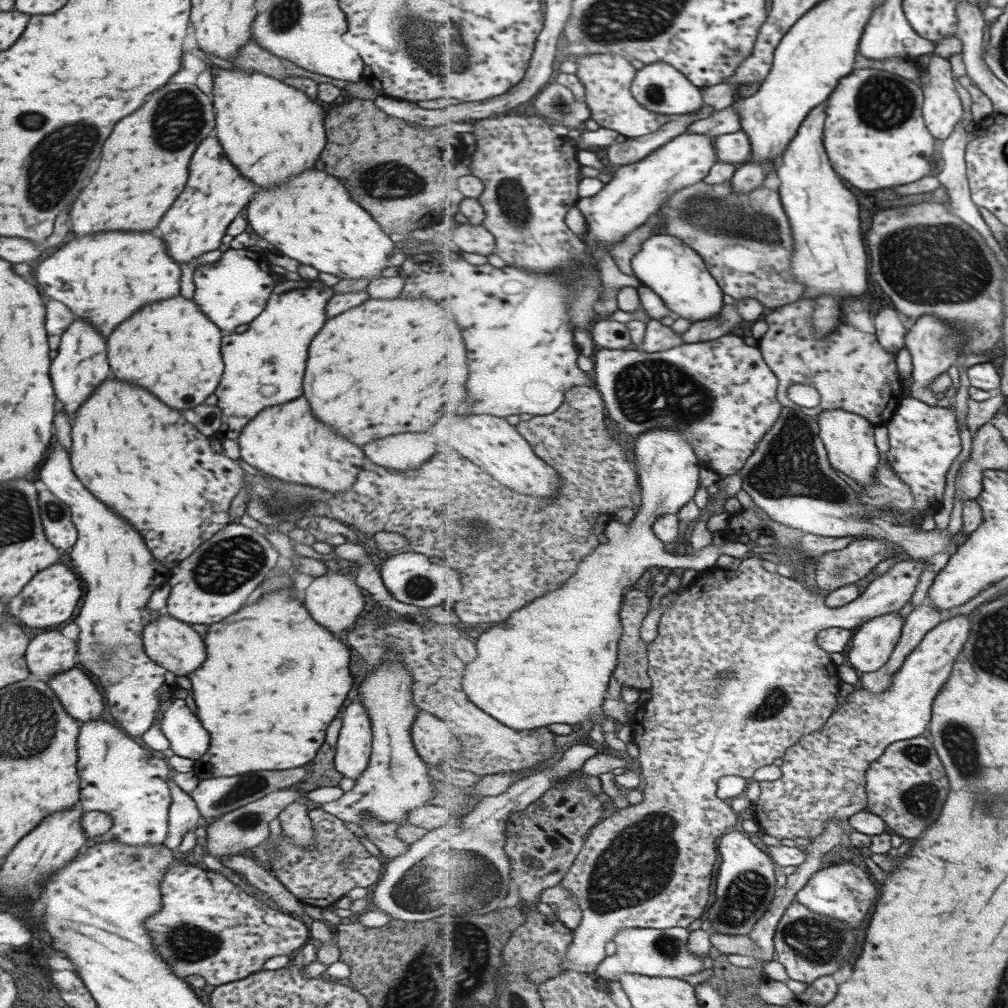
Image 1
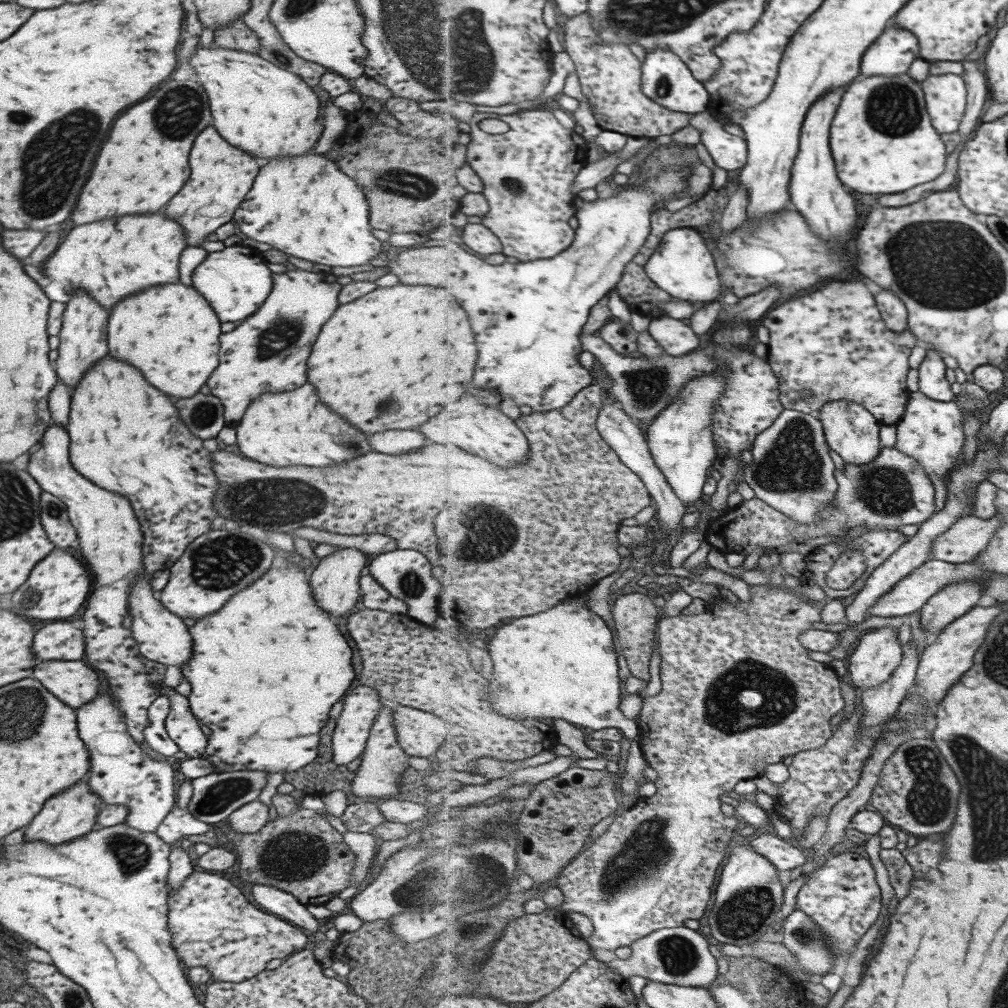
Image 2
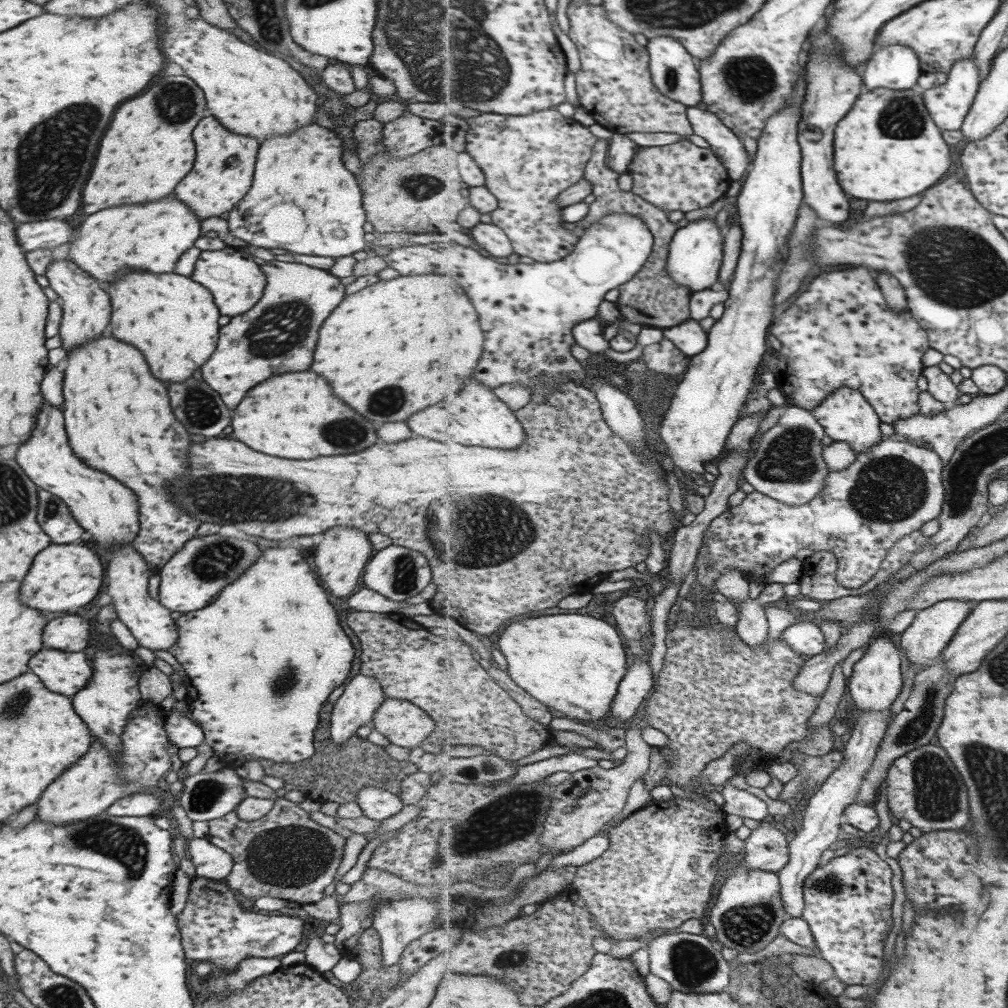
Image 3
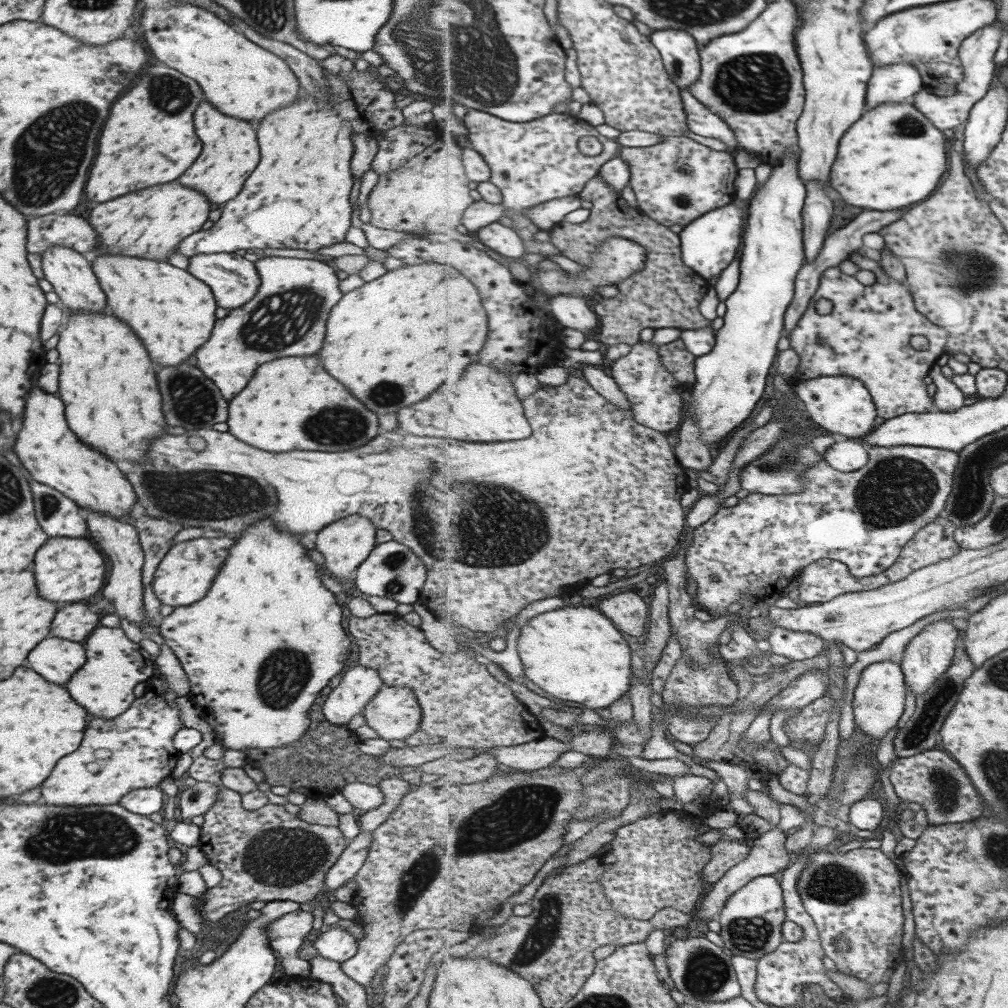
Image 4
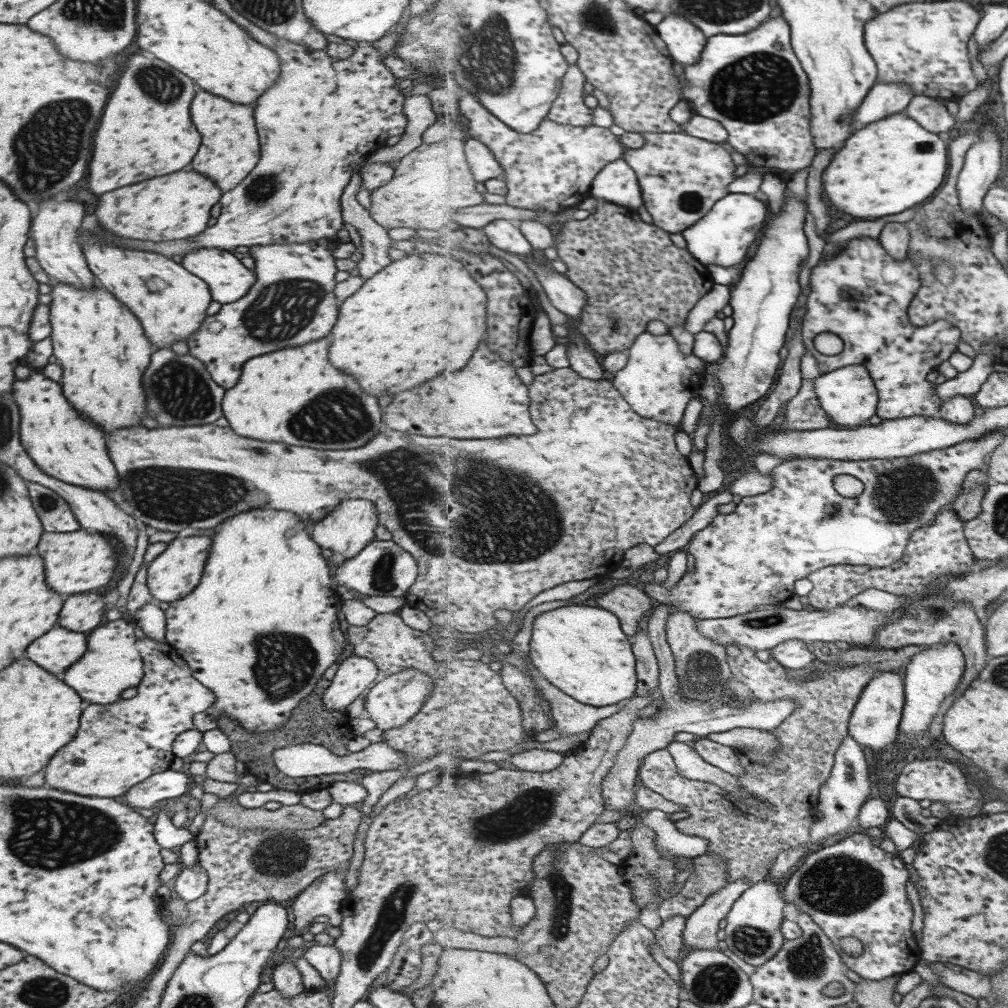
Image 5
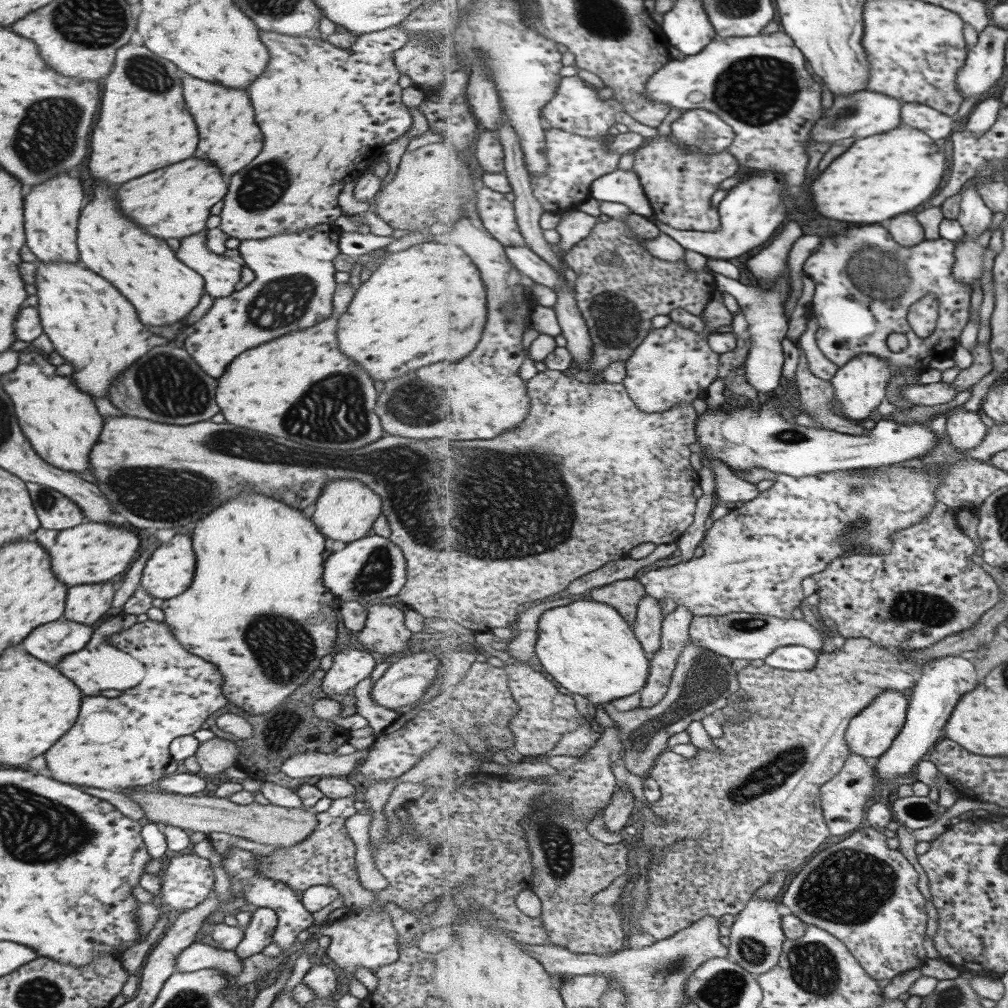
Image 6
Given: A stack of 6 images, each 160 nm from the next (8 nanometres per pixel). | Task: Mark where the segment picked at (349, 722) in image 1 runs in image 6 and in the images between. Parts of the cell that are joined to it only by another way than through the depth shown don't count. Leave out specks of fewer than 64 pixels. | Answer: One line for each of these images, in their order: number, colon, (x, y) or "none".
2: (360, 707)
3: (362, 694)
4: (358, 684)
5: (354, 674)
6: (349, 665)

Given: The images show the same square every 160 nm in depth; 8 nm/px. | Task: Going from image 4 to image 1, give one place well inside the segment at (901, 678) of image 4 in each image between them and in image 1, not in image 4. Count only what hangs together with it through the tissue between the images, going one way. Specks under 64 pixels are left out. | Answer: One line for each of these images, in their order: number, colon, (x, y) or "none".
1: (873, 643)
2: (879, 654)
3: (877, 681)

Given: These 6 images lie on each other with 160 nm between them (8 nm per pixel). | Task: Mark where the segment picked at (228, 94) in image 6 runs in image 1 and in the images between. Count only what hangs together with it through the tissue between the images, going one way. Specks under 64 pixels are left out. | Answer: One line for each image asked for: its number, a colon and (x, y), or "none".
1: (215, 192)
2: (221, 174)
3: (221, 173)
4: (229, 153)
5: (229, 149)

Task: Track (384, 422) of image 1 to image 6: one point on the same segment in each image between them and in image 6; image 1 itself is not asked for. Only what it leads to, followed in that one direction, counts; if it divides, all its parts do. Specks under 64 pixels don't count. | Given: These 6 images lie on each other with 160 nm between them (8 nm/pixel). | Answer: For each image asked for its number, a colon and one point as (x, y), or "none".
2: (387, 361)
3: (399, 345)
4: (392, 341)
5: (424, 314)
6: (427, 304)

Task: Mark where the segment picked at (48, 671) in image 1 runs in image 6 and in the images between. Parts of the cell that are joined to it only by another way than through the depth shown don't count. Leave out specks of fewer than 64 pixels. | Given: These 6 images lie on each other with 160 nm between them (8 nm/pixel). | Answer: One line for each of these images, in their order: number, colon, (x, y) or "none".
2: (60, 640)
3: (70, 632)
4: (76, 621)
5: (82, 611)
6: (84, 603)

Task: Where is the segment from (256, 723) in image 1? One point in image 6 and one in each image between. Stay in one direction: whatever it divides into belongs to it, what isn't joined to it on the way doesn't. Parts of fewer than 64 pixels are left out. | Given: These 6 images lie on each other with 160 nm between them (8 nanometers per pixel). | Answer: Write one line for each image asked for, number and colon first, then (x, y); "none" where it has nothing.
2: (253, 671)
3: (259, 659)
4: (257, 647)
5: (261, 624)
6: (256, 608)

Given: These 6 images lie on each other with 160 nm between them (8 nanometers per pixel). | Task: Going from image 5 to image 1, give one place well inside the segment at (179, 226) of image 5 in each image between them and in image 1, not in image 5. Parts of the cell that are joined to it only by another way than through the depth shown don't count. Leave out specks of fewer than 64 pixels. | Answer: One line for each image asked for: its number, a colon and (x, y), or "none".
1: (104, 278)
2: (113, 258)
3: (150, 236)
4: (148, 223)

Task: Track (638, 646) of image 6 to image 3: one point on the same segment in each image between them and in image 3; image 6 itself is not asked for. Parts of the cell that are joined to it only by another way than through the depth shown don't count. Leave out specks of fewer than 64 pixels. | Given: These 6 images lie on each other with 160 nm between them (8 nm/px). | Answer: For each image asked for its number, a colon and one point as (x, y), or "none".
3: (574, 664)
4: (576, 654)
5: (582, 650)

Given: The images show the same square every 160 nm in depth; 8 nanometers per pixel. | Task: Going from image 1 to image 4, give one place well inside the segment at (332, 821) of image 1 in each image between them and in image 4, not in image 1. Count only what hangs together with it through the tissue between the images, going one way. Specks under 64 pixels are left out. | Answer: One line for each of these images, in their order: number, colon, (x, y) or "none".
2: (300, 853)
3: (283, 854)
4: (266, 855)

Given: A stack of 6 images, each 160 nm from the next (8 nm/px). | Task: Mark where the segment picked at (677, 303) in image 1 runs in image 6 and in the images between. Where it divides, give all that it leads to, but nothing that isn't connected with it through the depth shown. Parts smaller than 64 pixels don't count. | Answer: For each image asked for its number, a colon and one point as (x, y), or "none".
2: (683, 265)
3: (696, 253)
4: (709, 244)
5: (724, 237)
6: (752, 212)

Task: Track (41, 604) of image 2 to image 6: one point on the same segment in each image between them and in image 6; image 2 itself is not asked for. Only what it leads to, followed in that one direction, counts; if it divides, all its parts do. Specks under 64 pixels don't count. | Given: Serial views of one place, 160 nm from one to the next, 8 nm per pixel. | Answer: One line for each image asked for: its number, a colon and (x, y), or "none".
3: (64, 577)
4: (66, 569)
5: (75, 562)
6: (93, 552)

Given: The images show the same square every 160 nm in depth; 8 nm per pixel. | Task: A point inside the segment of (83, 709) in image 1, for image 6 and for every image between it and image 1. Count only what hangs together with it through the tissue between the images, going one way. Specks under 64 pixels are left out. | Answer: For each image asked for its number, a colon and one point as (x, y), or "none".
2: (72, 682)
3: (65, 672)
4: (56, 660)
5: (55, 650)
6: (49, 643)

